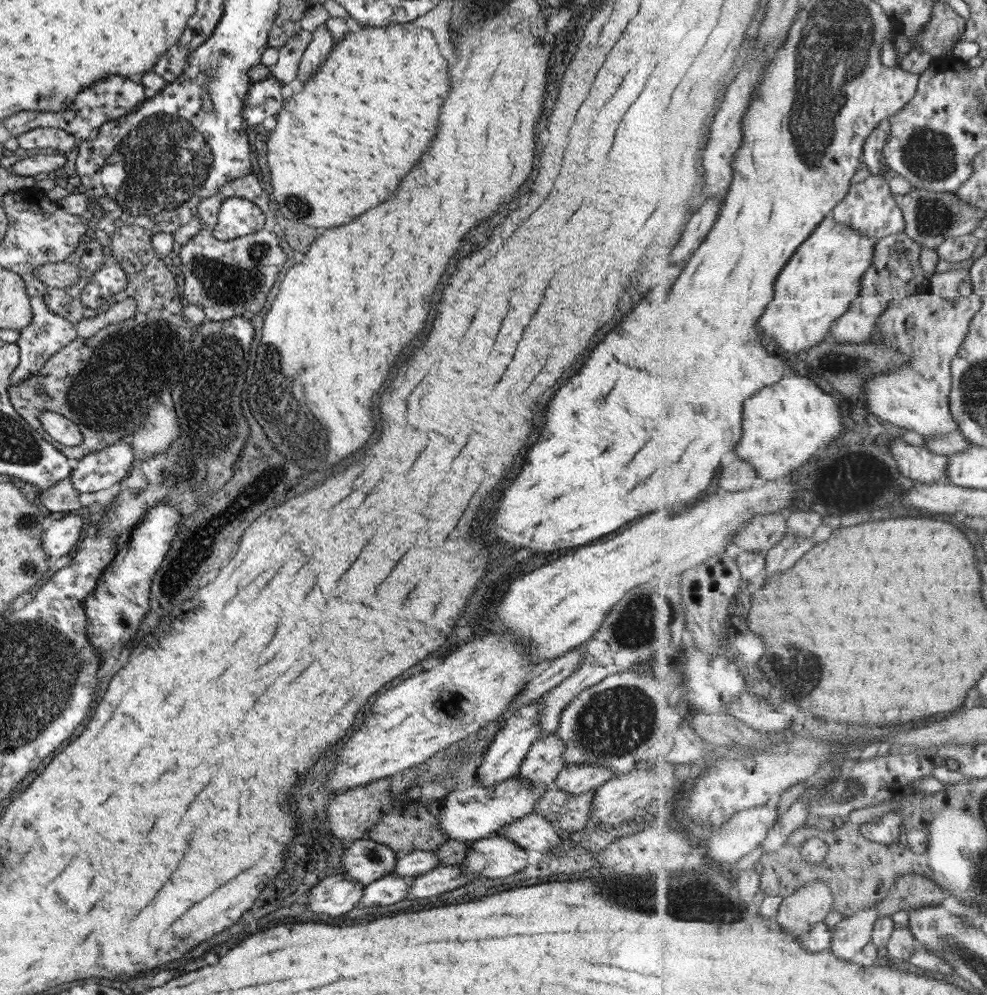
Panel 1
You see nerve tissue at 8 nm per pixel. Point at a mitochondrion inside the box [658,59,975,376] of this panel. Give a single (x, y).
(932, 155)

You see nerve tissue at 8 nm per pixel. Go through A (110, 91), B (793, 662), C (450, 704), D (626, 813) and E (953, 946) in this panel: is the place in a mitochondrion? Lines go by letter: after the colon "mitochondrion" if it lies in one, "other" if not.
A: mitochondrion
B: mitochondrion
C: mitochondrion
D: other
E: mitochondrion

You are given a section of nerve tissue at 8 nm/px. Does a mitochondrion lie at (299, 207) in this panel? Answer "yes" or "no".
yes

